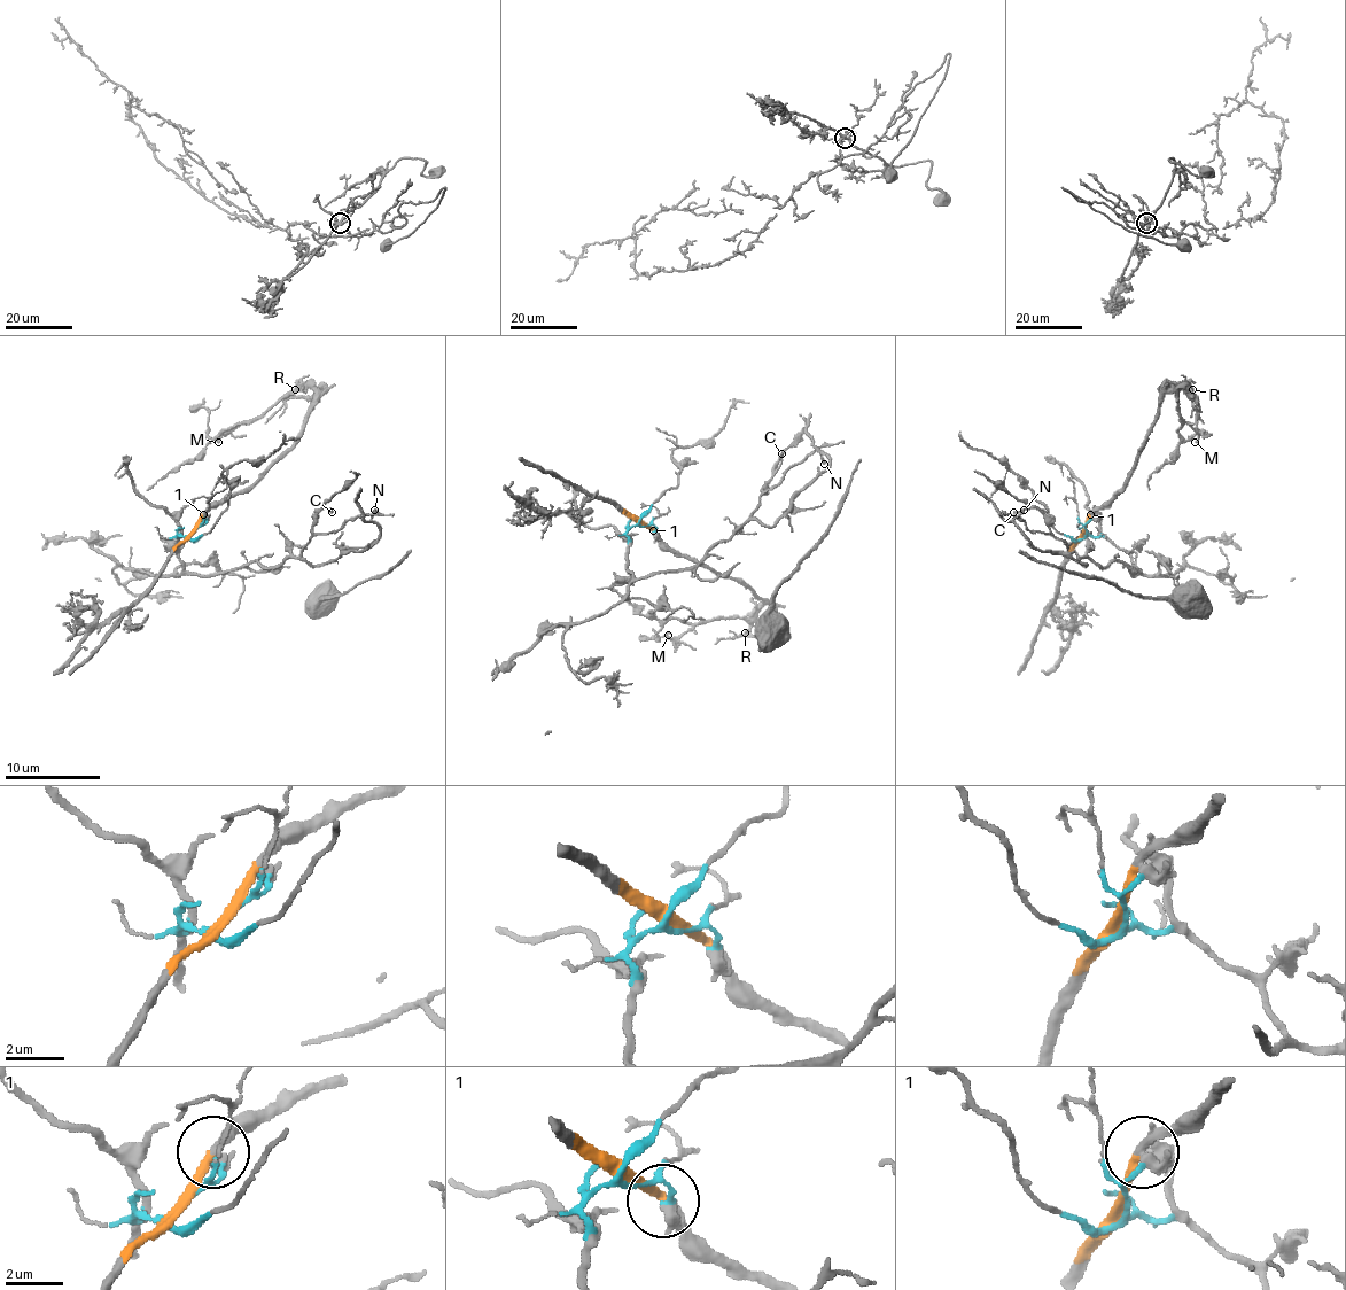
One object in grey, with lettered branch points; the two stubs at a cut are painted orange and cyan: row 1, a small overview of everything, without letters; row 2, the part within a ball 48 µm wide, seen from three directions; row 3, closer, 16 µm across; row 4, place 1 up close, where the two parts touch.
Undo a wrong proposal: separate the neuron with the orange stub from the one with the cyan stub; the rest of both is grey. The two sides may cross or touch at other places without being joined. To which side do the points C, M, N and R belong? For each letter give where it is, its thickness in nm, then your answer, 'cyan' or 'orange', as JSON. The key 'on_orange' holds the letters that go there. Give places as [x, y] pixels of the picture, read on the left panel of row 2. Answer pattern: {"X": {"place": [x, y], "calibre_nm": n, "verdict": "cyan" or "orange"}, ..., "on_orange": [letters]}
{"C": {"place": [332, 512], "calibre_nm": 110, "verdict": "cyan"}, "M": {"place": [218, 442], "calibre_nm": 180, "verdict": "orange"}, "N": {"place": [374, 510], "calibre_nm": 190, "verdict": "cyan"}, "R": {"place": [295, 389], "calibre_nm": 140, "verdict": "orange"}, "on_orange": ["M", "R"]}

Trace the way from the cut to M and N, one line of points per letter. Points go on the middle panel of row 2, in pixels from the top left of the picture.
M: (642, 523), (670, 548), (744, 583), (763, 603), (751, 612), (715, 616), (677, 636), (667, 636)
N: (642, 523), (627, 533), (636, 579), (691, 569), (748, 521), (772, 526), (830, 464), (821, 455), (825, 464)

